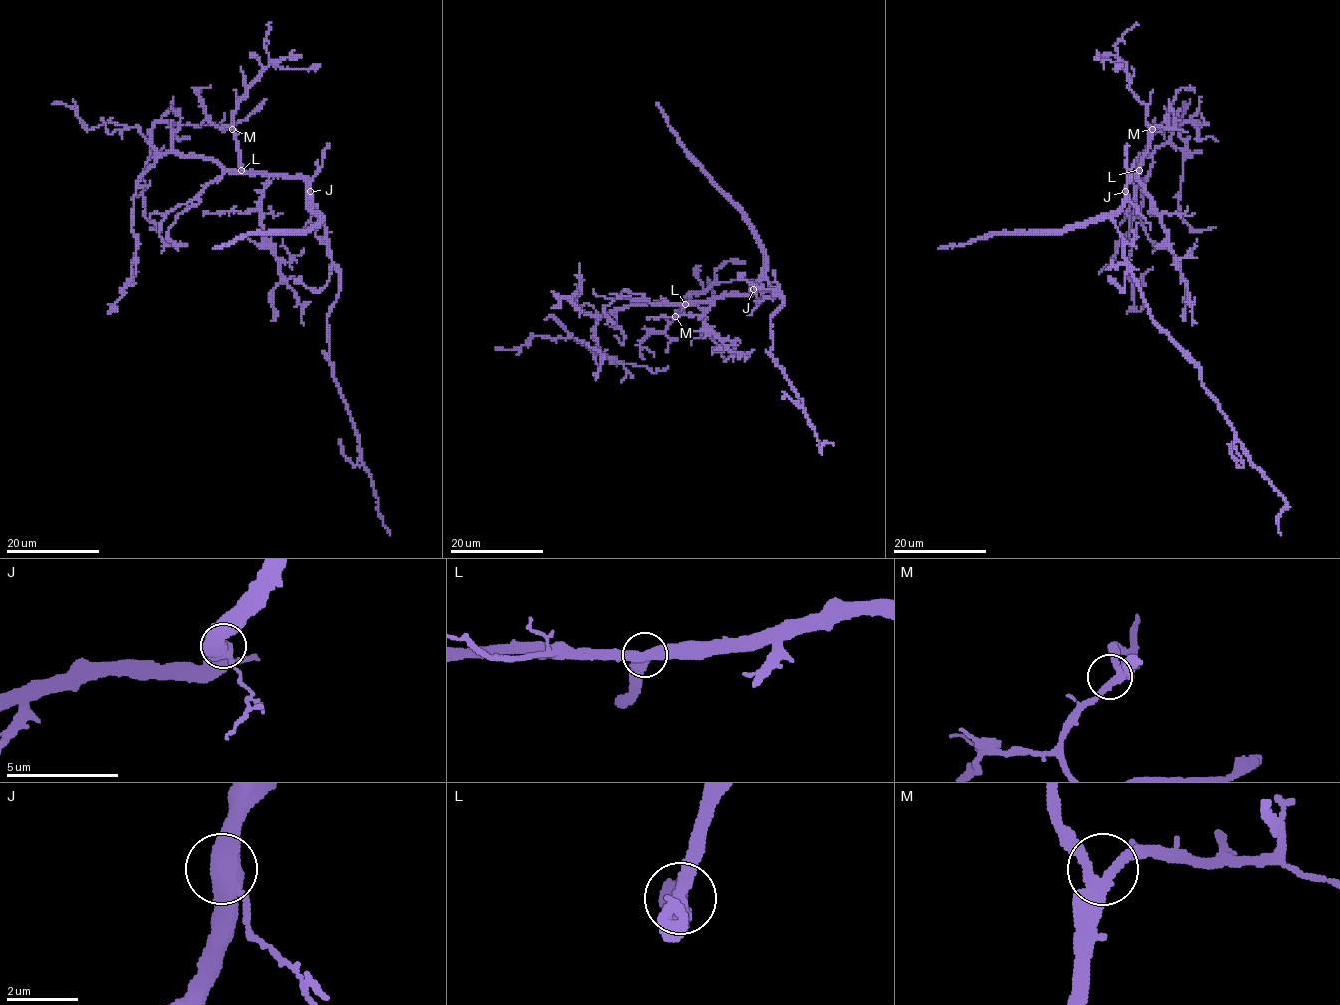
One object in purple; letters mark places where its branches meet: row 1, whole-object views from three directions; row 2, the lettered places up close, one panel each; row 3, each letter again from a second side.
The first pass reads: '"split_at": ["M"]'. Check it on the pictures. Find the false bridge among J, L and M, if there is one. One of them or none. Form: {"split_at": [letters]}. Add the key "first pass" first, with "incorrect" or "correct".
{"first pass": "incorrect", "split_at": []}

